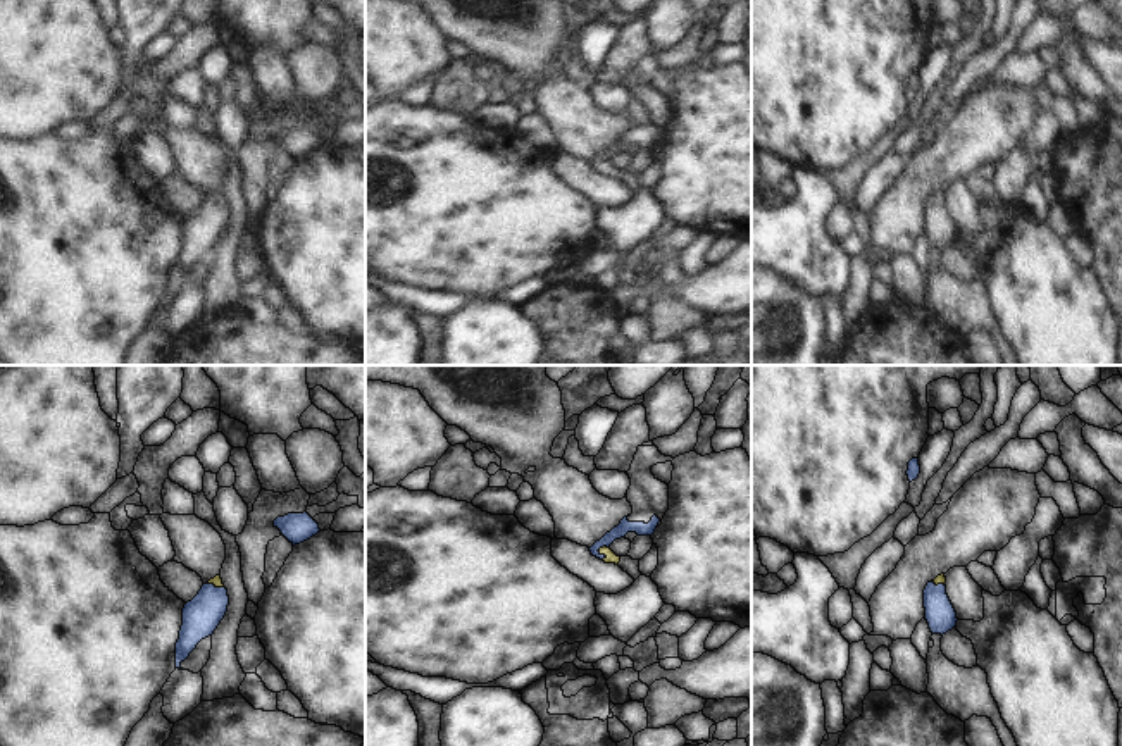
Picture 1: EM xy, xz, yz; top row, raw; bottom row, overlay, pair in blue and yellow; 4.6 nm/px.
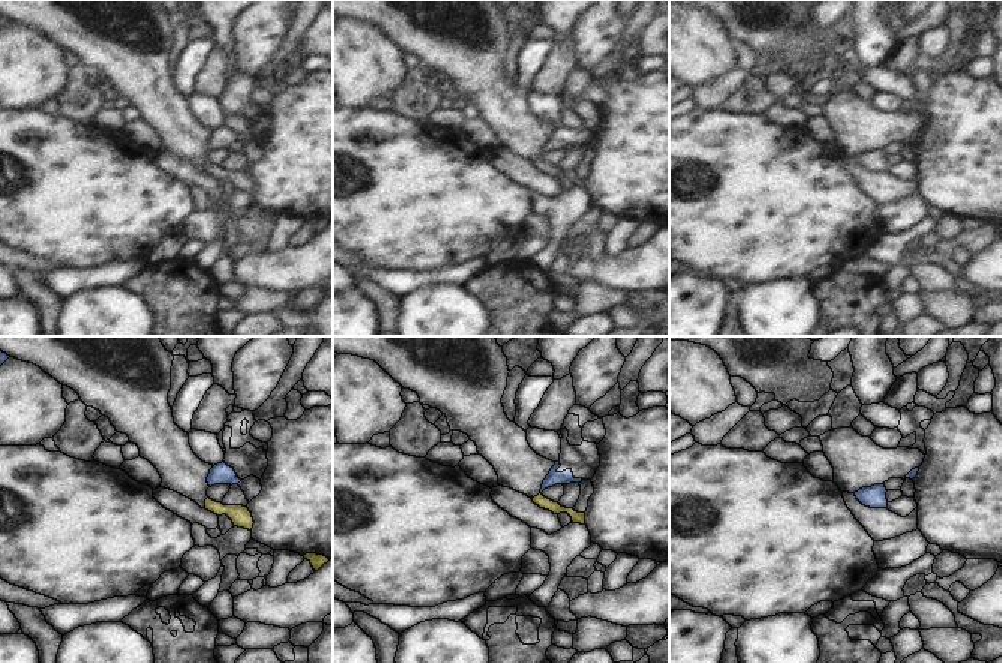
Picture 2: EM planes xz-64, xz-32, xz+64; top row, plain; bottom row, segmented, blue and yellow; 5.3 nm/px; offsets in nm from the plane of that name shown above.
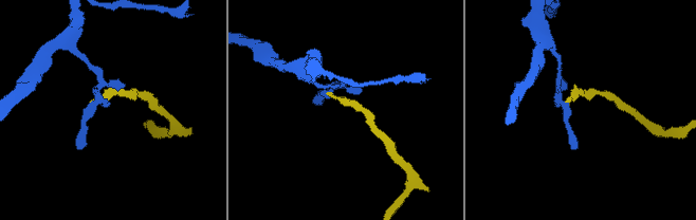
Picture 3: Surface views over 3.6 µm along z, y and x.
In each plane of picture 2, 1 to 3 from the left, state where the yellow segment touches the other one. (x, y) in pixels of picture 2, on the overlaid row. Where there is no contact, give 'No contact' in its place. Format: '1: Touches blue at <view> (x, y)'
1: No contact
2: No contact
3: No contact.

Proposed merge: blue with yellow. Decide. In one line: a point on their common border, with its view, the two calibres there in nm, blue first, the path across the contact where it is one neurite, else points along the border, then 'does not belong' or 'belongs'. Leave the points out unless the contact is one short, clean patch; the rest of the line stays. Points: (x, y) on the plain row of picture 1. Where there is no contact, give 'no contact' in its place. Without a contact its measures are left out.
xz (598, 166) | 60/50 nm | across xz (640, 142), (623, 142), (598, 166), (610, 171) | belongs

